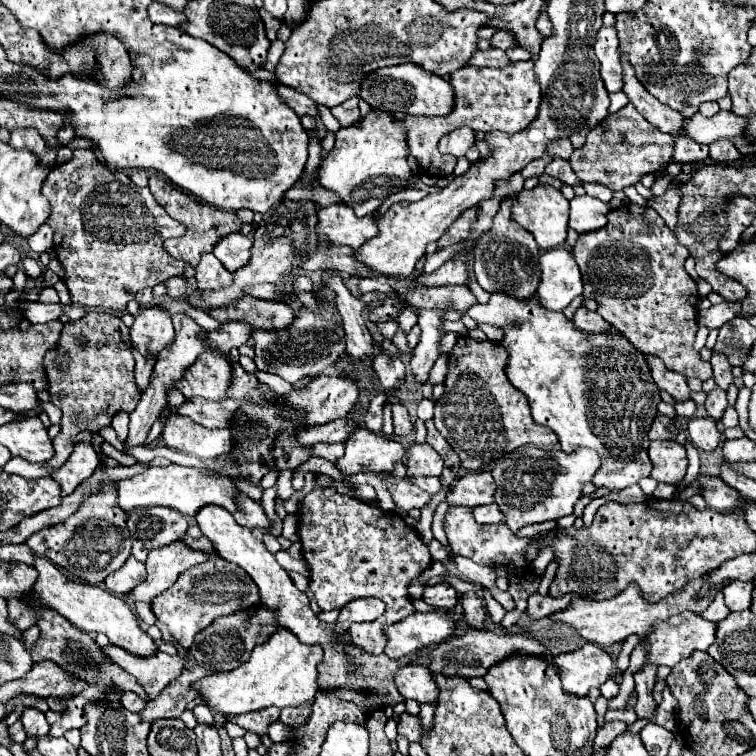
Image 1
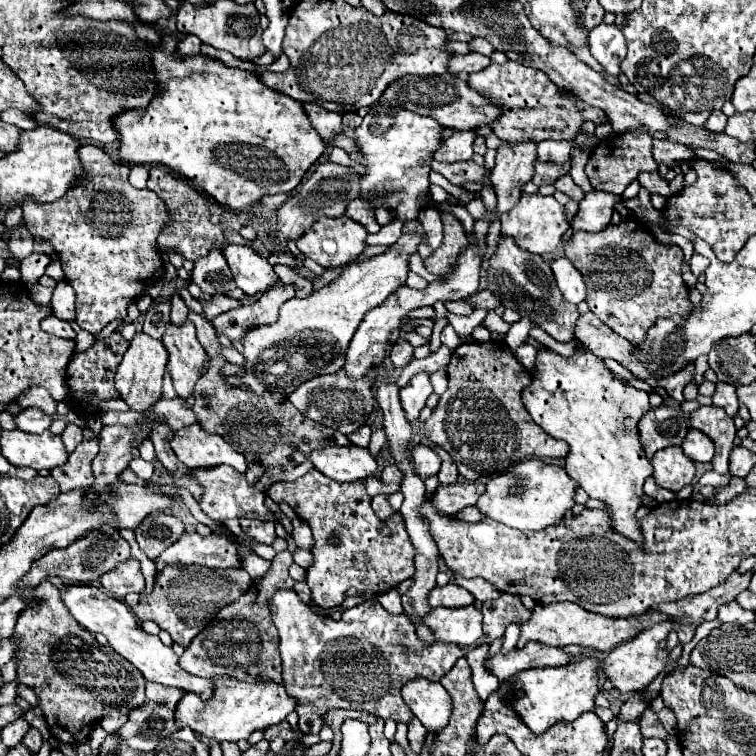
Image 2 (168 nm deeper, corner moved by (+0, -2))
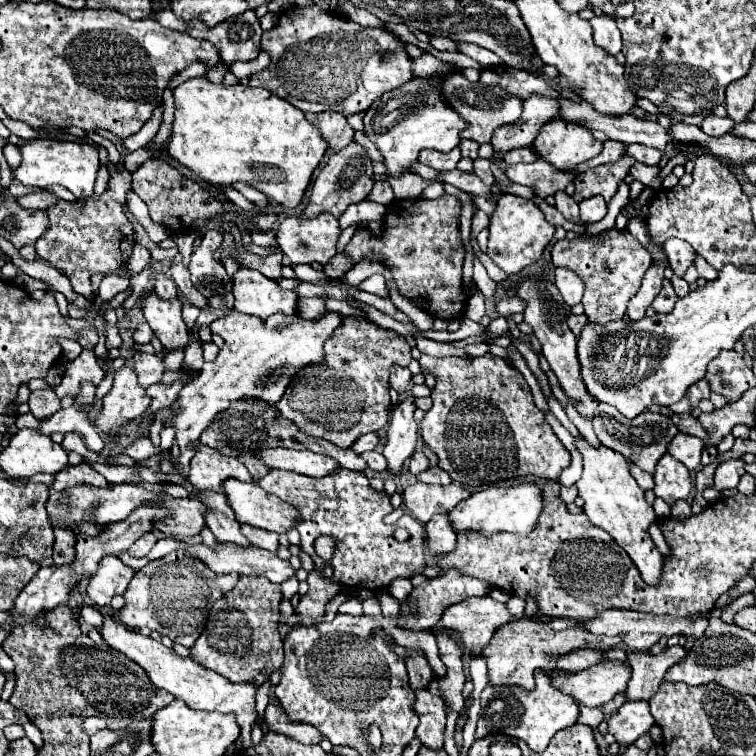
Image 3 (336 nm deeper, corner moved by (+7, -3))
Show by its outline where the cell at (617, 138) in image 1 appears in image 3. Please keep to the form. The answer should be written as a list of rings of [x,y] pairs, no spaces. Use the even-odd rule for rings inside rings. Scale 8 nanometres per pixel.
[[[621,157],[615,163],[599,165],[581,173],[573,181],[575,183],[573,199],[581,203],[583,199],[589,199],[593,195],[603,195],[607,201],[611,201],[611,197],[617,193],[617,185],[627,177],[631,165],[633,165],[631,157]]]

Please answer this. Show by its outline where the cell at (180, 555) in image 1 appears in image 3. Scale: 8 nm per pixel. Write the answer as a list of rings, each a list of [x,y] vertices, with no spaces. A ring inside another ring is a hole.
[[[203,543],[191,545],[189,553],[197,555],[209,569],[215,573],[239,573],[239,575],[263,575],[273,583],[283,583],[295,577],[295,569],[289,561],[279,559],[275,553],[257,549],[257,547],[233,547],[231,543],[219,543],[215,549],[209,549]]]

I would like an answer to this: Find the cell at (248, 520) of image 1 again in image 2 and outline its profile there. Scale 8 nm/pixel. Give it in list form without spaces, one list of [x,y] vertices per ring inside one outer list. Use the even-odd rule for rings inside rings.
[[[240,518],[240,526],[242,530],[256,538],[258,542],[262,544],[272,544],[272,540],[276,538],[276,532],[274,532],[274,522],[260,522],[260,520],[248,520],[248,518]]]

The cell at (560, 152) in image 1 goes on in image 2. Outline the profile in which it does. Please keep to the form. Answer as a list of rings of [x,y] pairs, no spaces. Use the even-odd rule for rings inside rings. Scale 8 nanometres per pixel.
[[[546,140],[538,144],[538,160],[540,162],[568,162],[570,160],[570,152],[572,152],[572,142],[554,142],[554,140]]]

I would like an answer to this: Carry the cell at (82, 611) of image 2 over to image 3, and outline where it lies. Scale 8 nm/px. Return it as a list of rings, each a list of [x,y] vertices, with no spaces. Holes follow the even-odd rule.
[[[103,617],[103,627],[99,629],[105,643],[115,649],[121,651],[123,655],[127,655],[129,659],[133,659],[135,663],[139,663],[149,679],[165,689],[167,693],[175,695],[177,699],[185,701],[191,709],[199,709],[199,711],[219,711],[219,713],[233,713],[237,719],[237,725],[241,727],[241,735],[235,742],[236,750],[247,749],[252,743],[251,725],[257,719],[257,711],[255,711],[255,685],[253,683],[231,683],[229,679],[221,677],[215,671],[209,671],[207,667],[201,667],[199,663],[195,663],[193,659],[185,659],[179,657],[173,649],[165,647],[161,641],[155,641],[151,637],[145,637],[141,633],[135,633],[131,629],[127,629],[125,625],[121,625],[117,619],[113,617]]]

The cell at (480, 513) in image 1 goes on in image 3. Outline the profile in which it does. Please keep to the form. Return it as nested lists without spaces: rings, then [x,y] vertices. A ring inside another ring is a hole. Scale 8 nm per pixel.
[[[435,515],[427,525],[425,525],[425,539],[427,539],[427,549],[429,555],[441,557],[451,551],[455,551],[455,541],[457,535],[453,533],[447,515]]]

